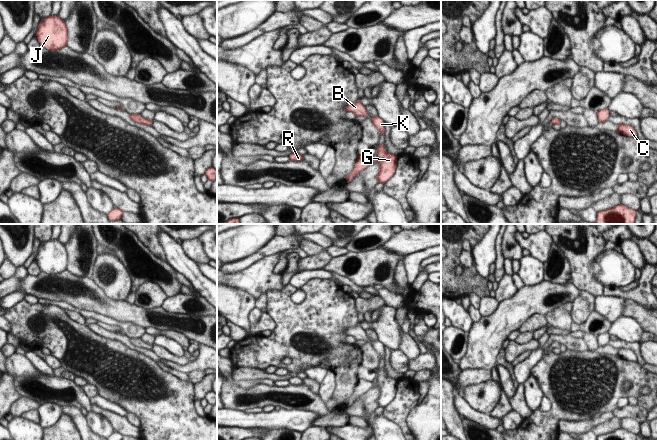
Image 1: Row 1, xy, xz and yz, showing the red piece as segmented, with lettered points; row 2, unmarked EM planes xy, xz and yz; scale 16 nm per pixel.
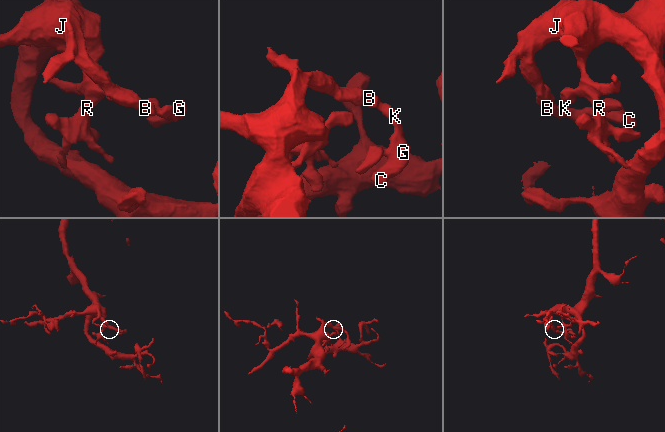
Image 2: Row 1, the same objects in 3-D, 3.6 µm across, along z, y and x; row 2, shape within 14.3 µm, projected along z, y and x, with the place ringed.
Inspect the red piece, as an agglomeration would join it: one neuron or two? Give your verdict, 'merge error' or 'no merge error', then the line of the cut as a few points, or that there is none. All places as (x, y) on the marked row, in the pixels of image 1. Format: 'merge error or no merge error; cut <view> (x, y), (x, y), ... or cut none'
no merge error; cut none

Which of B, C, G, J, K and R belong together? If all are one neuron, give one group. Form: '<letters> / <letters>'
B C G J K R

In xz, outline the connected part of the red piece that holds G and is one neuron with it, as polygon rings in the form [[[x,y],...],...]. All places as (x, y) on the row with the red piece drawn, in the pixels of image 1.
[[[384,143],[379,145],[377,159],[375,163],[379,164],[379,173],[376,176],[378,183],[385,184],[394,174],[397,167],[397,157],[385,151]]]

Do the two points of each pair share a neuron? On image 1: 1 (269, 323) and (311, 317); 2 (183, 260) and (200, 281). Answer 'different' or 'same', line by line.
1: different
2: same

